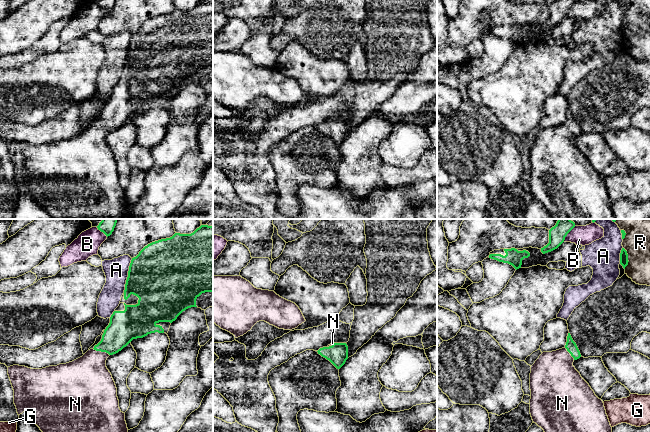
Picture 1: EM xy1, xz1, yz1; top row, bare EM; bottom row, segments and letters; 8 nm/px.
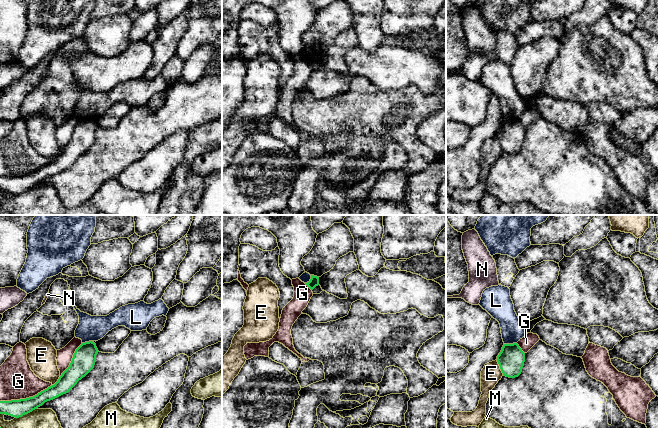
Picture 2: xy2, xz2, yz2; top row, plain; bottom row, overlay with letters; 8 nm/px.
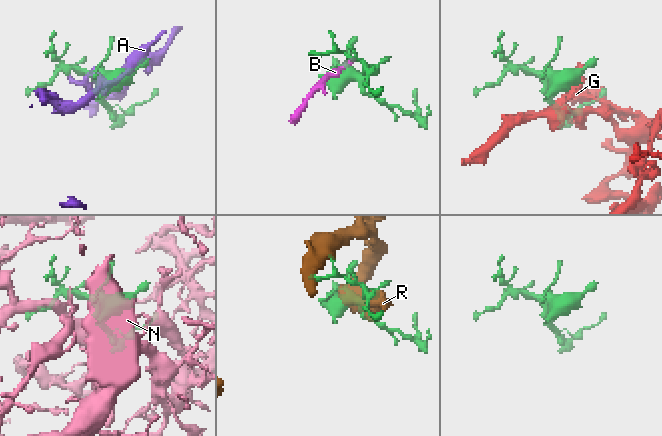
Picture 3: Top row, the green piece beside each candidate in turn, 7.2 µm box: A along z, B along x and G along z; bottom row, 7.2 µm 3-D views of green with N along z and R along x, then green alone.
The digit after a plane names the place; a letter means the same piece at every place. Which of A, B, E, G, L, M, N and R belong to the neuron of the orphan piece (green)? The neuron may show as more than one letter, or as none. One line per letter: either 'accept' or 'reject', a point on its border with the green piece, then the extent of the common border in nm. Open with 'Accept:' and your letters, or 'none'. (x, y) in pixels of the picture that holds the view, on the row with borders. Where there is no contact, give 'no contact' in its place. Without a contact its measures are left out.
Accept: N
A: reject; meets green in xy1 at (128, 275); contact 280 nm long
B: reject; meets green in yz1 at (567, 233); contact 160 nm long
E: reject; meets green in yz2 at (500, 367); contact 130 nm long
G: reject; meets green in xy2 at (26, 398); contact 440 nm long
L: reject; meets green in yz2 at (510, 344); contact 110 nm long
M: reject; meets green in xy2 at (26, 413); contact 200 nm long
N: accept; meets green in xy1 at (101, 351); contact 150 nm long
R: reject; meets green in yz1 at (627, 258); contact 180 nm long

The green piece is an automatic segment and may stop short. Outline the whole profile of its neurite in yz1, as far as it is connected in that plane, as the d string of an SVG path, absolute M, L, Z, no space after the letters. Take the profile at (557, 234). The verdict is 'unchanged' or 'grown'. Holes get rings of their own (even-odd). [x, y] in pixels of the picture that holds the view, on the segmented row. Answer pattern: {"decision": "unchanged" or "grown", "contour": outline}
{"decision": "unchanged", "contour": "M558 219L556 225L549 230L549 243L541 248L541 252L545 254L557 249L574 227L575 223L570 219Z"}

